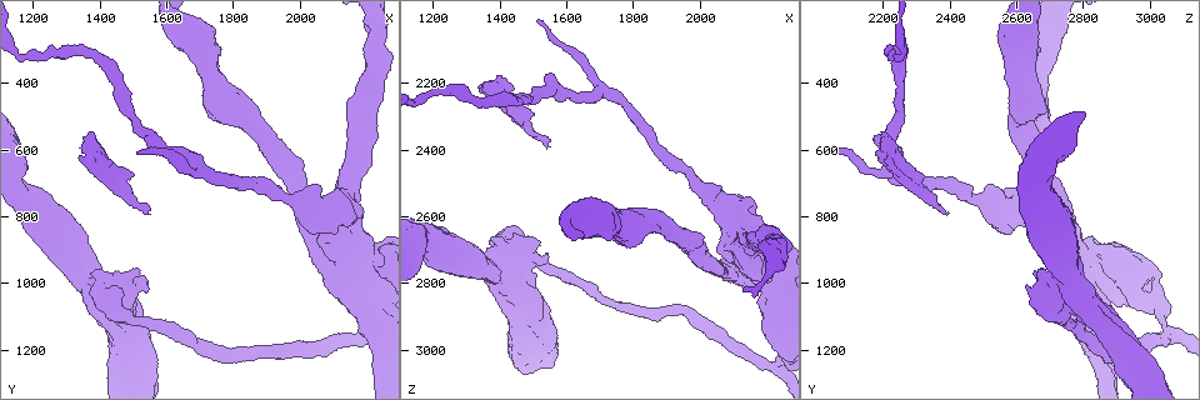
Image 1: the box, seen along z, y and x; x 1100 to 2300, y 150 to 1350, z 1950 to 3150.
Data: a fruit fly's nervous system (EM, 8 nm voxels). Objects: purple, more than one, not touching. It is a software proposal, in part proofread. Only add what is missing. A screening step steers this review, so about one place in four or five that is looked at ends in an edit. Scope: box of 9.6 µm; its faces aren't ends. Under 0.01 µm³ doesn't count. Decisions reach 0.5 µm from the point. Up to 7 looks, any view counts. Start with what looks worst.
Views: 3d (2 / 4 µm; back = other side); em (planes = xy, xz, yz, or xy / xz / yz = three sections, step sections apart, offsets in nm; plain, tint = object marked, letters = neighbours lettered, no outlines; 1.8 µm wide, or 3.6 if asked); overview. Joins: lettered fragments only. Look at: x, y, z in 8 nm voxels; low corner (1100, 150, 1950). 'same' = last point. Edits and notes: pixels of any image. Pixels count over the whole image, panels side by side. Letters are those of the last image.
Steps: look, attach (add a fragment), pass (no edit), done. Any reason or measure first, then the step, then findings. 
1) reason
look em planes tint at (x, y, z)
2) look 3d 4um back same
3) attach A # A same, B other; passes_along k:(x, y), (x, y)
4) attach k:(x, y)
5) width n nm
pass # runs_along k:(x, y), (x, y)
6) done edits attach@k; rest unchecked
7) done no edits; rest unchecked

free end
look em xy step 16 letters at (1370, 540, 2200)

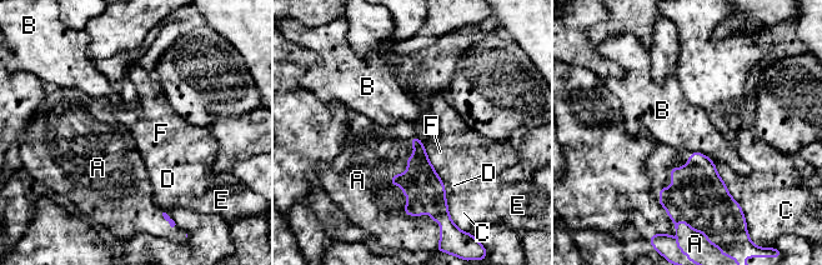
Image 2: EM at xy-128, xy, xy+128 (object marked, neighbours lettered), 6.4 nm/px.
attach 2:(359, 181) # A same, B other, C other, D other, E other, F other; passes_along 2:(425, 190), (397, 184), (359, 181); the neuron continues

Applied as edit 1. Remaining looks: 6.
sudden change in width
look em xy step 16 letters at (1480, 730, 2330)

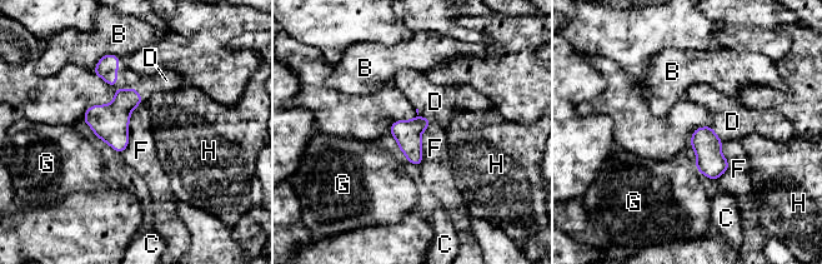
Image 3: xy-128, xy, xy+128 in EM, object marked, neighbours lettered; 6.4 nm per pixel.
attach 3:(145, 85) # B other, C other, D same, F other, G other, H other; the neuron continues

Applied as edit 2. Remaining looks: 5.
look overview

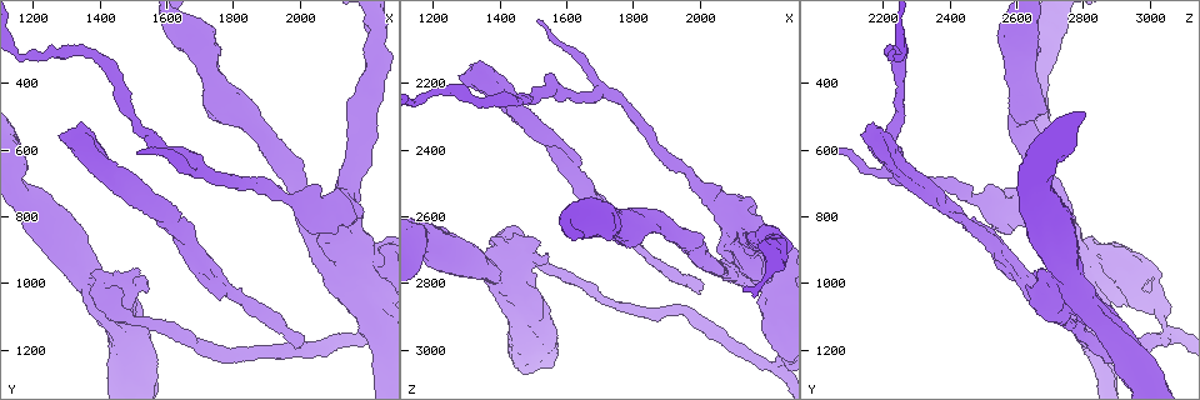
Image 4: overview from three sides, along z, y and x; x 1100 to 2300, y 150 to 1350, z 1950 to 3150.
thick end
look 3d 4um at (1370, 970, 2660)

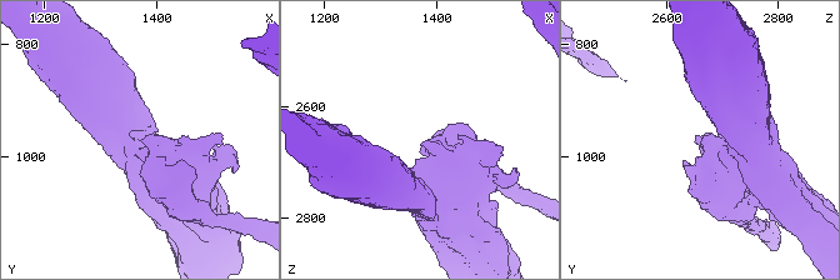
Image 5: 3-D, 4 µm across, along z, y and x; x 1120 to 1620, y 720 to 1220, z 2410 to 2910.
look em 3.6um planes letters at (1370, 970, 2670)

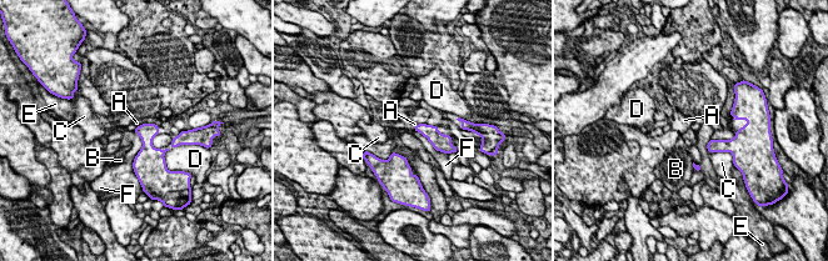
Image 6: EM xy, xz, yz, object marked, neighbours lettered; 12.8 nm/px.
pass # A other, B other, C other, D other, E other, F other; border 6:(135, 131), (141, 147), (134, 172); no lettered fragment goes on from it

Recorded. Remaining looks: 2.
done edits attach@2, attach@3; rest unchecked

